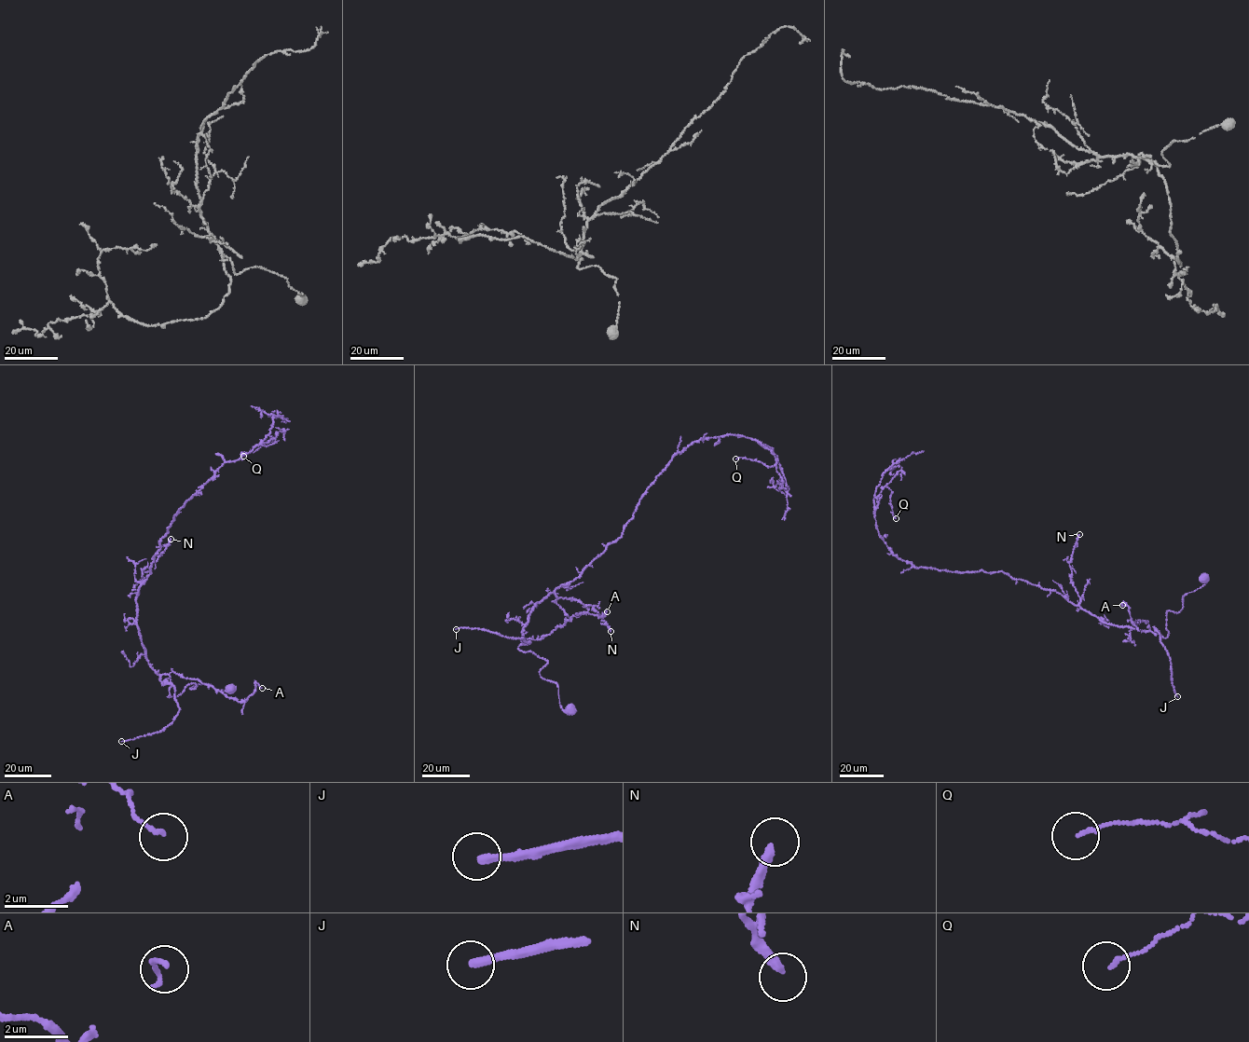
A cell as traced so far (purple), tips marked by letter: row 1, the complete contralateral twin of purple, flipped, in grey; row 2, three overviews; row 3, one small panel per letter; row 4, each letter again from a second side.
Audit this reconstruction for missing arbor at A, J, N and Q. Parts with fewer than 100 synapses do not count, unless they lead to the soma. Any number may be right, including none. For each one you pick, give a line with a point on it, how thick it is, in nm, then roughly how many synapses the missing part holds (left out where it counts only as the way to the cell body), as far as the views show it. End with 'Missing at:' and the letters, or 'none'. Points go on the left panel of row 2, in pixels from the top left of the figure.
J: (121, 741) | 240 nm | 250 syn
Missing at: J

